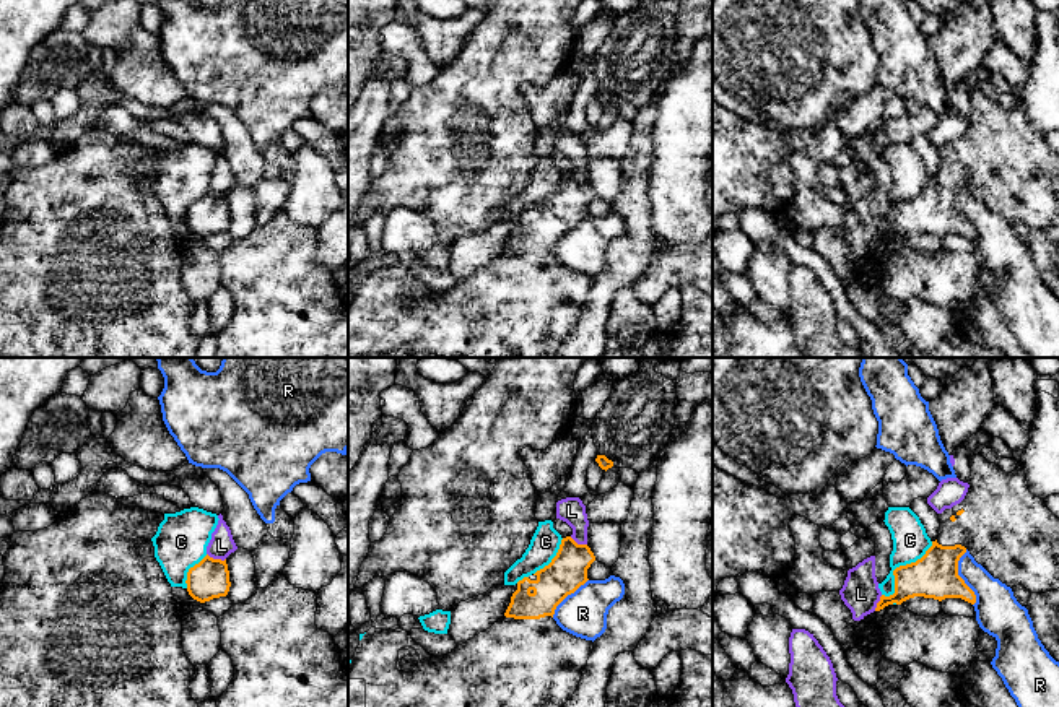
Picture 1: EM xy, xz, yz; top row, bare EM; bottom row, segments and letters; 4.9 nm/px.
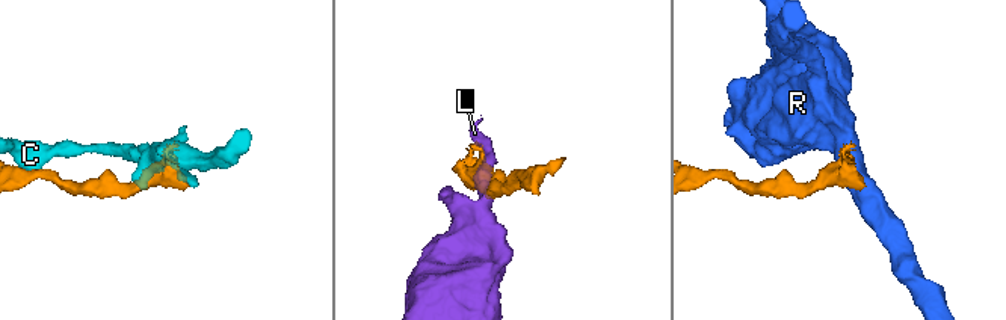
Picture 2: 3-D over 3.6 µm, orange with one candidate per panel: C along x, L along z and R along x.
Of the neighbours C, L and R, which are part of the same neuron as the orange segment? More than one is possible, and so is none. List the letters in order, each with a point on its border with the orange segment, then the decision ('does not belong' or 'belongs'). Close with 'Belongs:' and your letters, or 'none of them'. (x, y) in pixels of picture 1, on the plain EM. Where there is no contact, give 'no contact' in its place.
C: meets orange in yz at (900, 202); does not belong
L: meets orange in xy at (217, 195); does not belong
R: meets orange in yz at (960, 213); does not belong
Belongs: none of them

